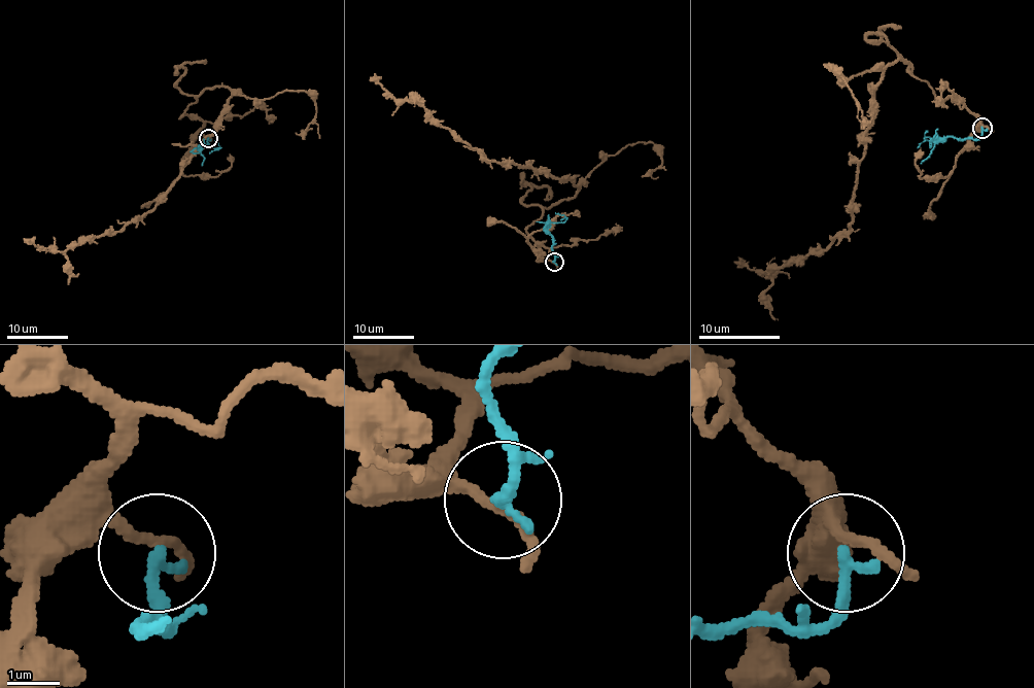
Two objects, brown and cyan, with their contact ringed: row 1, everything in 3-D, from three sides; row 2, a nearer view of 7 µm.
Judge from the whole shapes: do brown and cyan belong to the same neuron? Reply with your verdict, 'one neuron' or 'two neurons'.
two neurons

